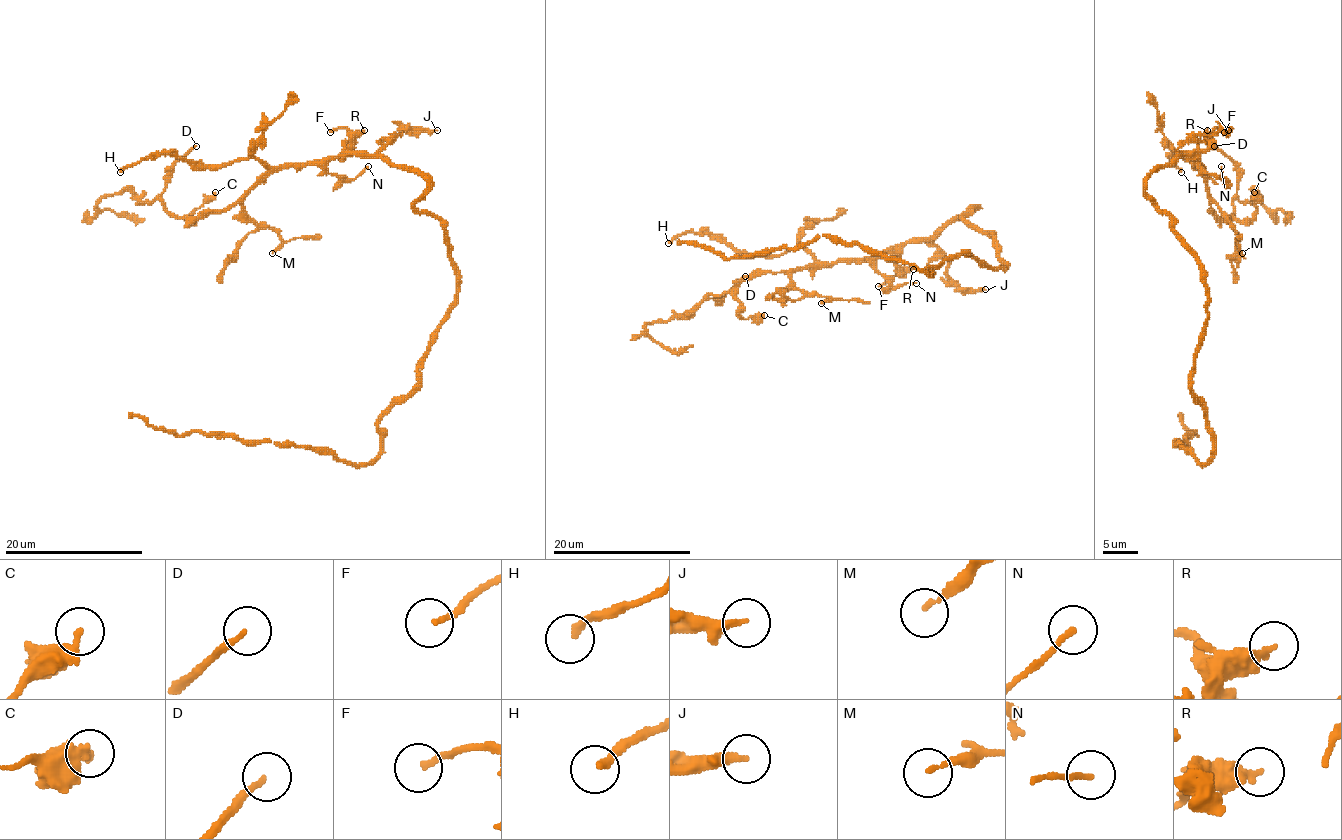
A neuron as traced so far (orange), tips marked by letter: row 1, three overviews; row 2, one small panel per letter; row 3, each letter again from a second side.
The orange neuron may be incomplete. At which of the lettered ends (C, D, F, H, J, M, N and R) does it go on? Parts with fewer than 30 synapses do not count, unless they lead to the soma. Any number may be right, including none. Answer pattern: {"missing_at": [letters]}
{"missing_at": ["F"]}

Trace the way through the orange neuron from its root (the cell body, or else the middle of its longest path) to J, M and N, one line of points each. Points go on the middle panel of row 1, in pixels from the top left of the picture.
J: (996, 241), (963, 218), (975, 206), (953, 217), (928, 239), (961, 288), (985, 289)
M: (996, 241), (963, 218), (973, 206), (928, 237), (868, 258), (795, 270), (791, 283), (830, 298), (821, 303)
N: (996, 241), (963, 218), (973, 206), (932, 236), (890, 246), (876, 260), (875, 267), (894, 286), (916, 283)

